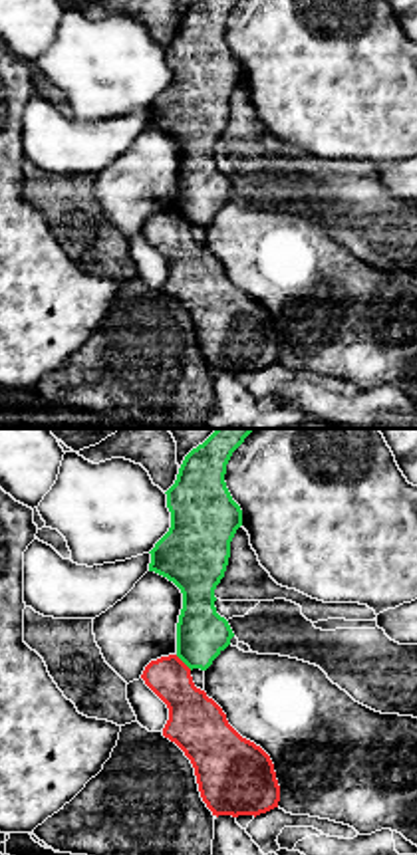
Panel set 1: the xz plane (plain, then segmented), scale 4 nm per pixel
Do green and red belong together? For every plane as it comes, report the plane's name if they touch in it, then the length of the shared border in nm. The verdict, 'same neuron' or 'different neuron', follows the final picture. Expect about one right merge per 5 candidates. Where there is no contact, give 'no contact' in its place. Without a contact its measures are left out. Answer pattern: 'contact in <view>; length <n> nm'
contact in xz; length 90 nm

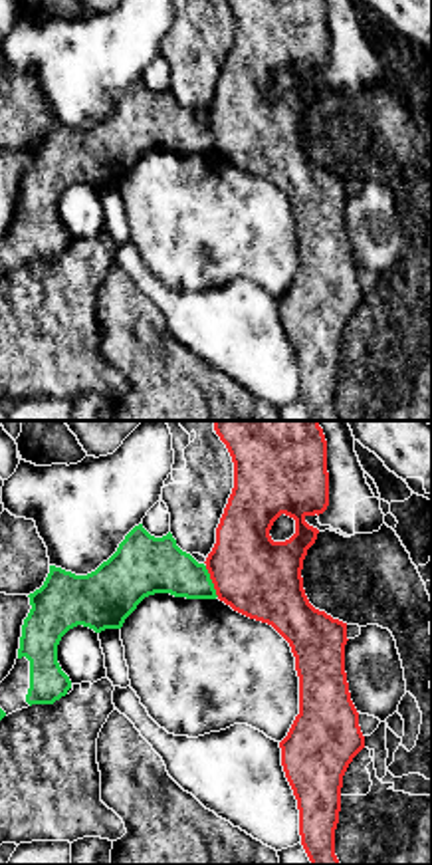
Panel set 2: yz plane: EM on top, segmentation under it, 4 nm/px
contact in yz; length 140 nm

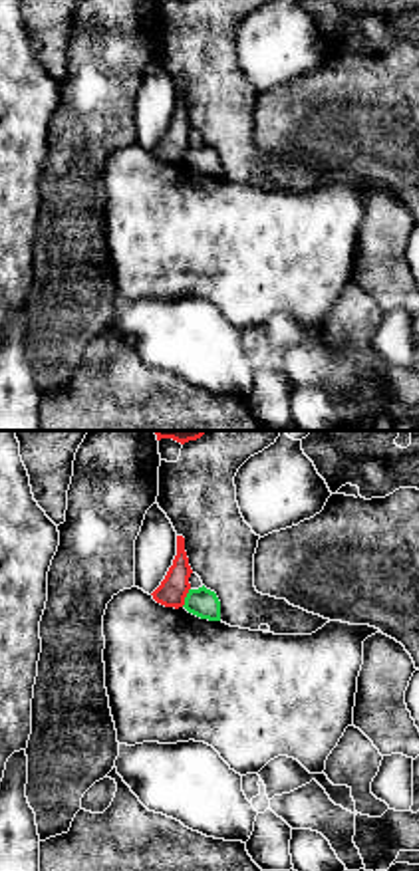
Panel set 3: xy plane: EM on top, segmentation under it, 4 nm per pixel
contact in xy; length 90 nm

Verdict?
different neuron

